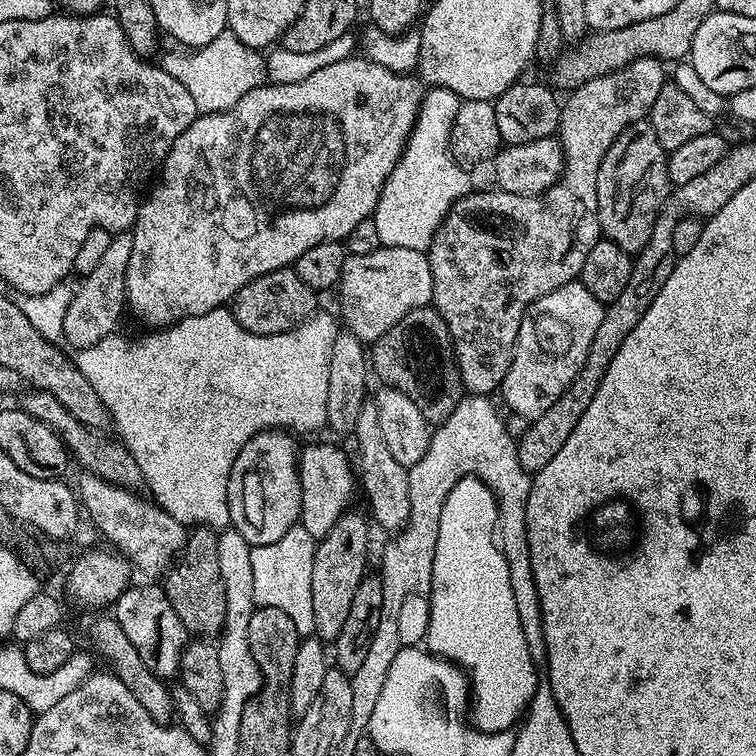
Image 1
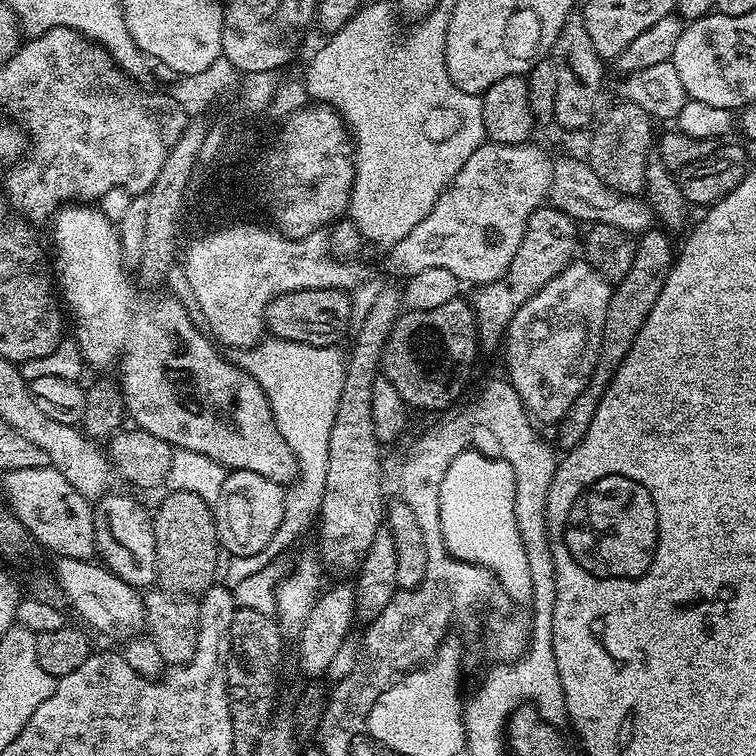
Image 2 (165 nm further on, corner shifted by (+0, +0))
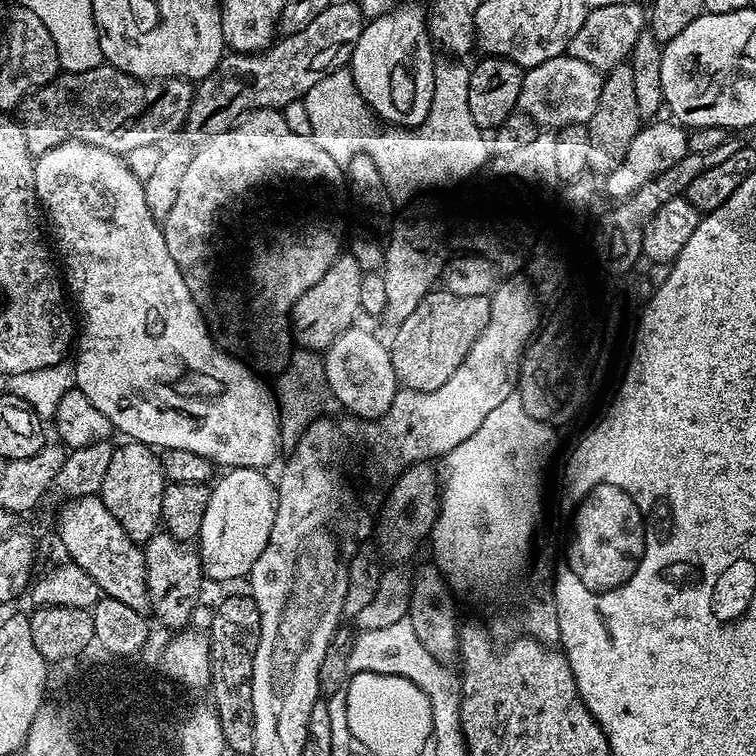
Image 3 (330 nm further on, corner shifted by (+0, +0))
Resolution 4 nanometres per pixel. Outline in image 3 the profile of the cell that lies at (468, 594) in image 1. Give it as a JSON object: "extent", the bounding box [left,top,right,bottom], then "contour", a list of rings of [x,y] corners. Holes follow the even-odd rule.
{"extent":[345,672,432,752],"contour":[[[369,672],[353,673],[345,685],[347,696],[356,696],[356,732],[360,745],[368,747],[368,736],[380,736],[380,748],[388,752],[388,748],[396,748],[396,740],[392,736],[404,736],[404,728],[416,728],[416,736],[420,736],[420,728],[432,728],[432,704],[427,694],[409,679],[400,676],[370,674]]]}

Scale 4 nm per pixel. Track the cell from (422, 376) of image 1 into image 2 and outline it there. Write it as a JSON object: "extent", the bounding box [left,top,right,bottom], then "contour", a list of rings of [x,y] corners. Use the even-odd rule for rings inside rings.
{"extent":[382,298,478,412],"contour":[[[457,298],[446,302],[446,306],[434,306],[434,310],[405,311],[396,319],[394,330],[390,330],[390,338],[384,347],[382,376],[391,382],[398,394],[402,394],[409,409],[421,408],[424,412],[440,412],[443,408],[450,407],[464,392],[464,383],[476,364],[478,337],[476,315],[472,312],[471,303],[462,300]]]}

